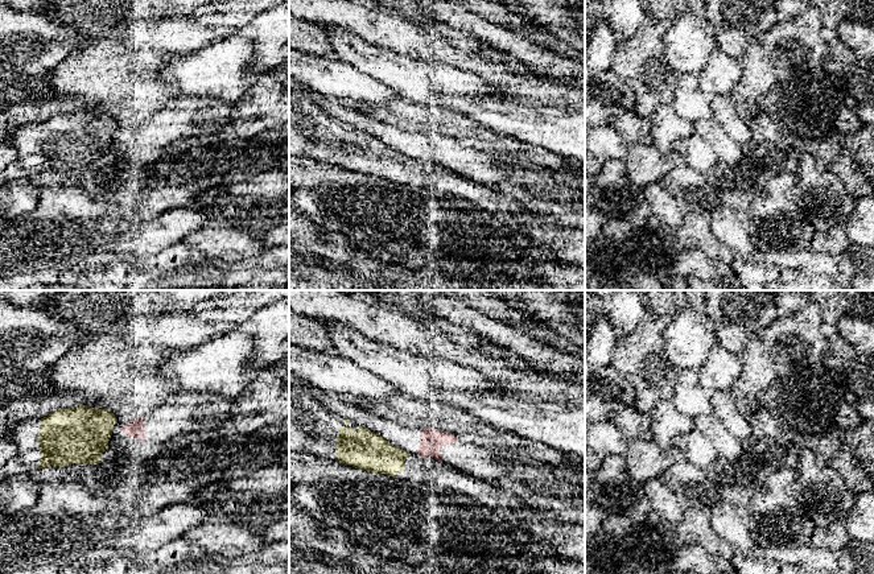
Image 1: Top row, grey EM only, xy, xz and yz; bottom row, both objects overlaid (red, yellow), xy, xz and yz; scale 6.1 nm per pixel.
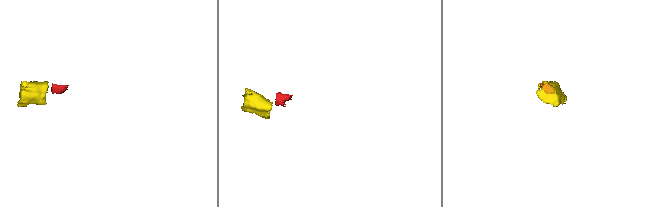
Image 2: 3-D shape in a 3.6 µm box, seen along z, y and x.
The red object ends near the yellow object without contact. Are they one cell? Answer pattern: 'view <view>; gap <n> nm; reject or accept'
view xy; gap 50 nm; reject

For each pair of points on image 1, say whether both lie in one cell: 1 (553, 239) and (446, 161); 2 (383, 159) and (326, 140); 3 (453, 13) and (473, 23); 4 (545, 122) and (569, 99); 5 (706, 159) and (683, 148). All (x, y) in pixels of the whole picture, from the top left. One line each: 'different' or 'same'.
1: different
2: same
3: same
4: different
5: same

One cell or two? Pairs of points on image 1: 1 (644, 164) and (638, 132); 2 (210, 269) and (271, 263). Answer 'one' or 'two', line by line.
1: two
2: one

